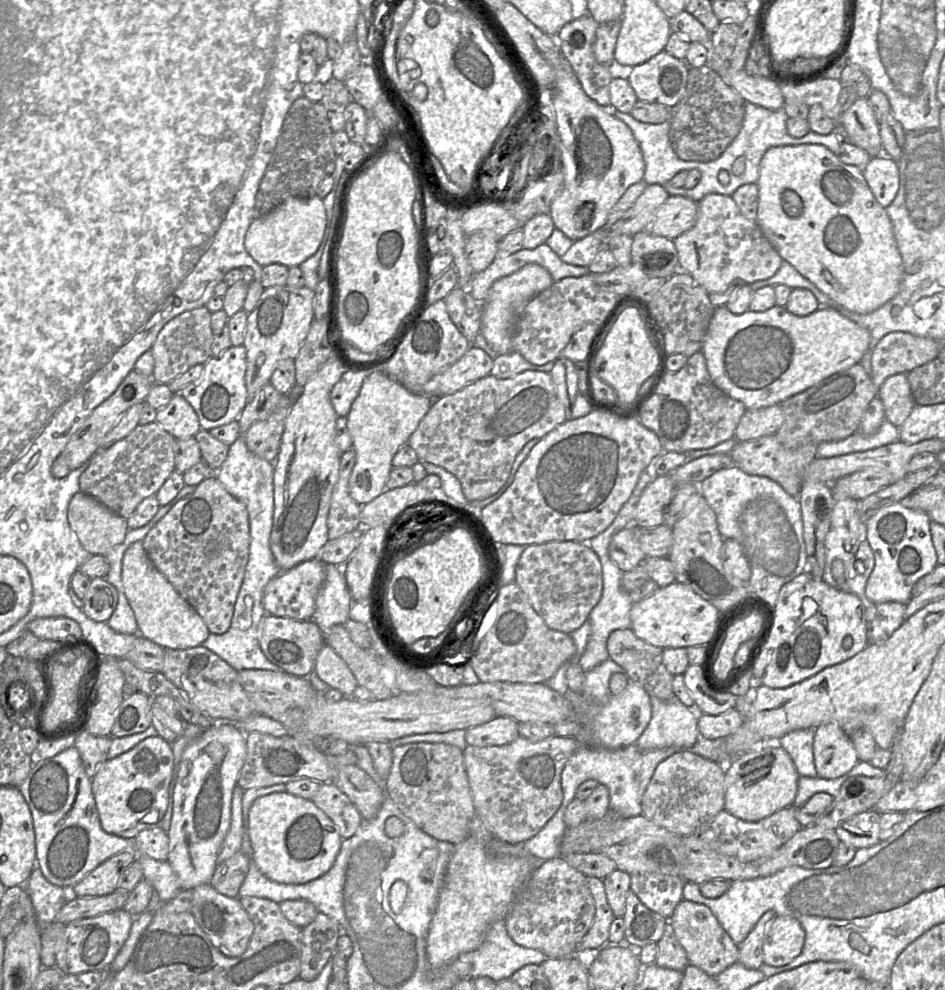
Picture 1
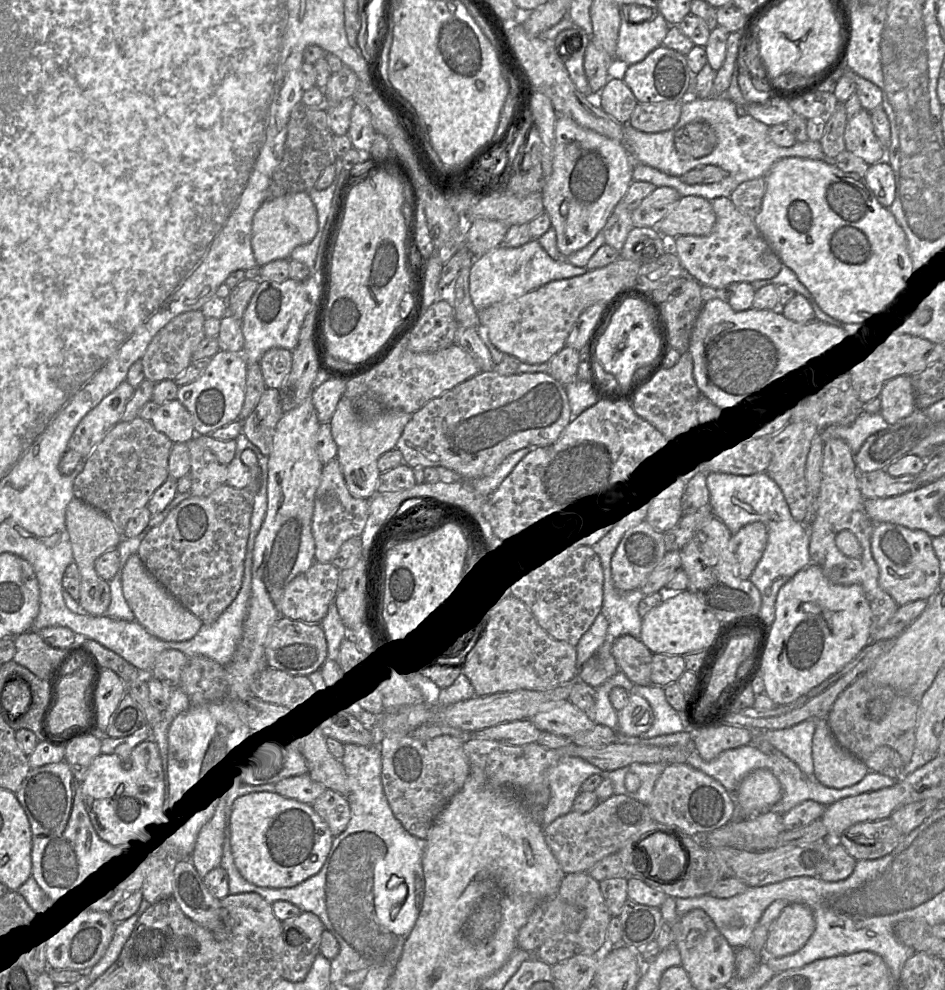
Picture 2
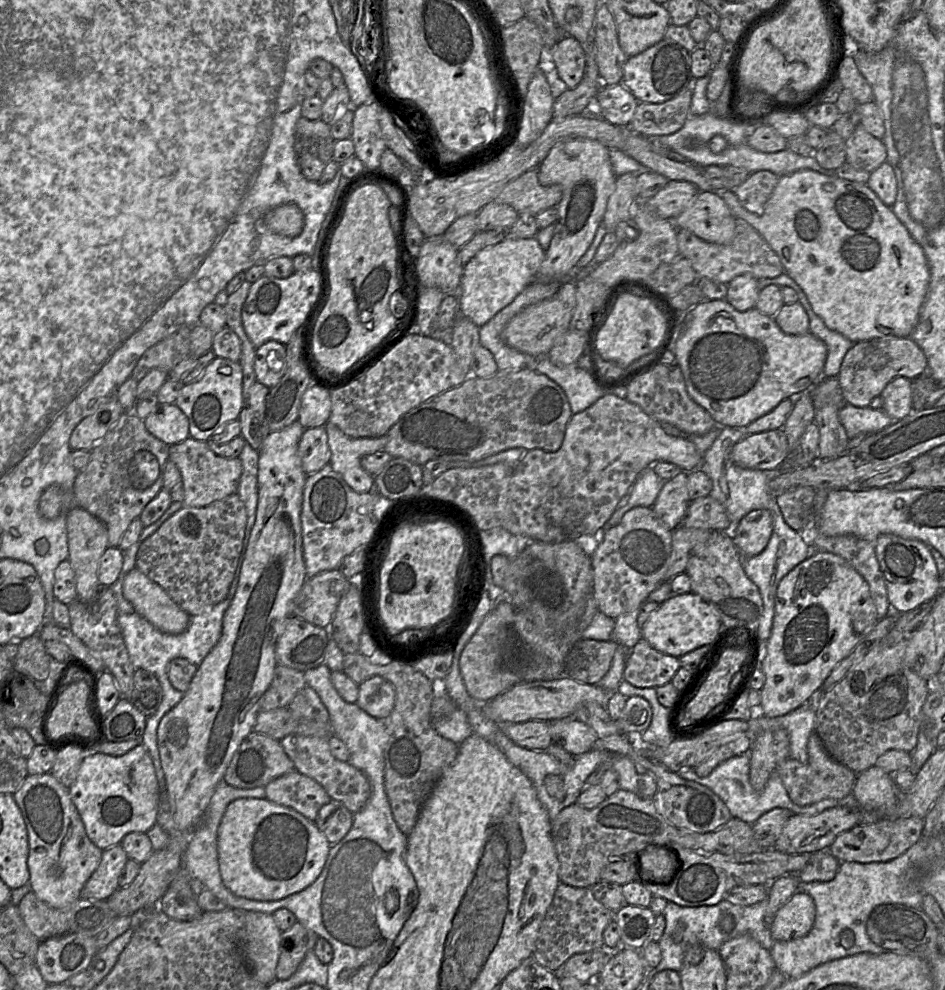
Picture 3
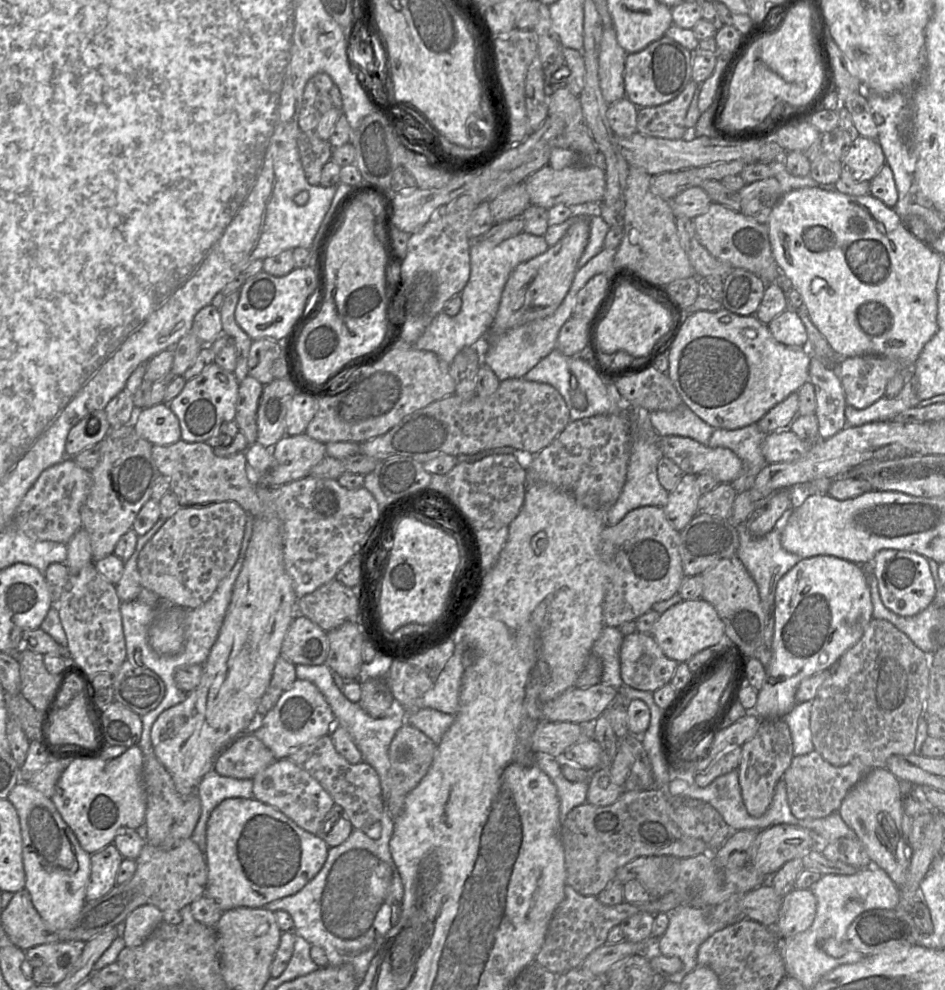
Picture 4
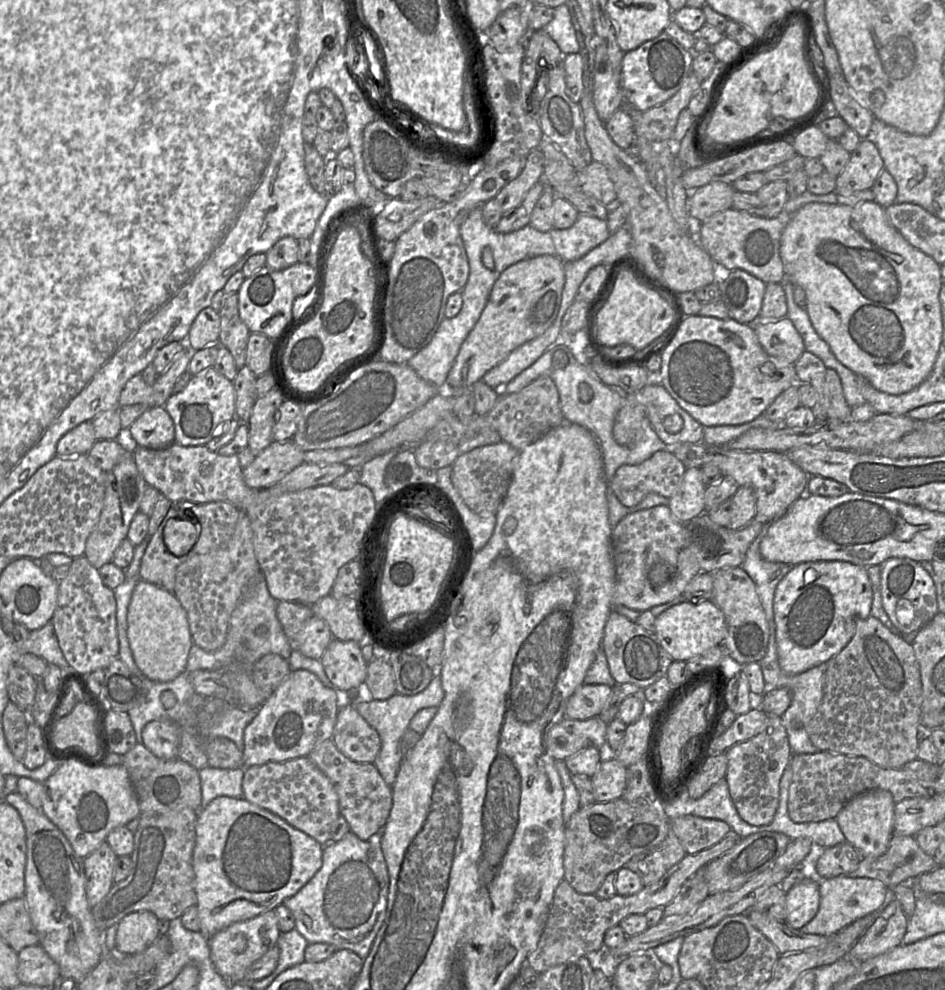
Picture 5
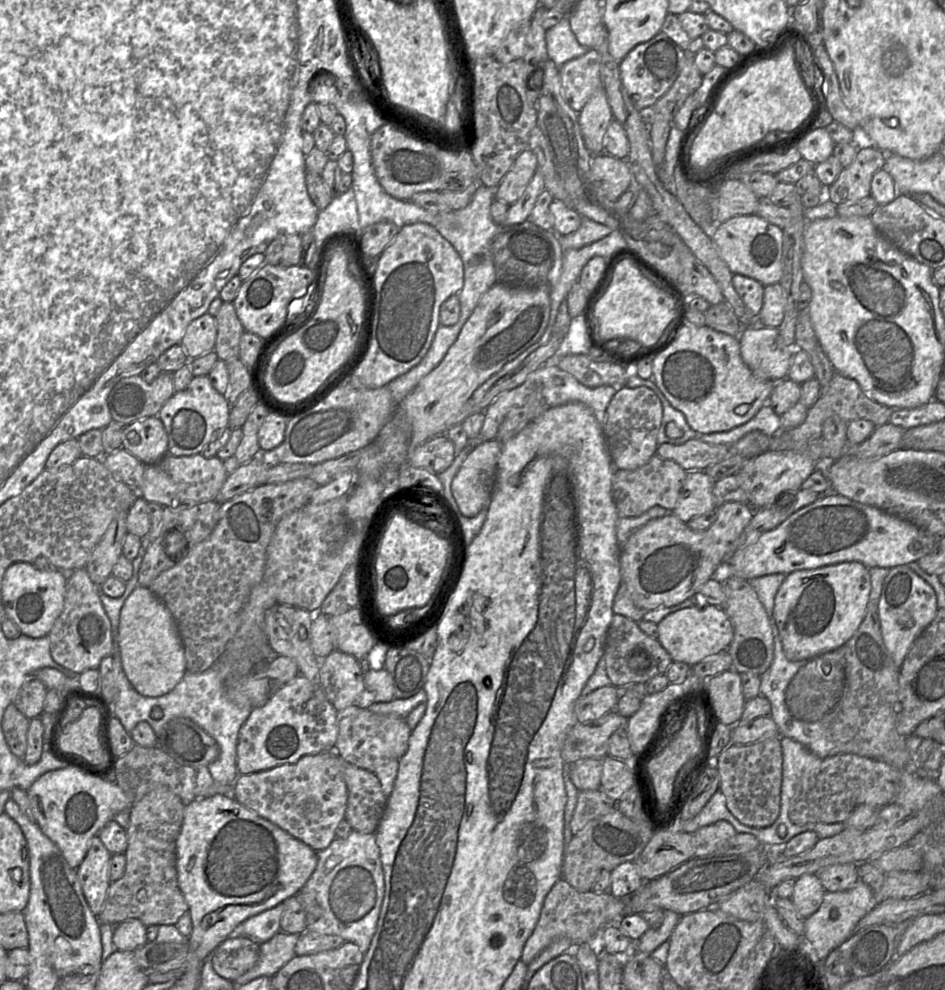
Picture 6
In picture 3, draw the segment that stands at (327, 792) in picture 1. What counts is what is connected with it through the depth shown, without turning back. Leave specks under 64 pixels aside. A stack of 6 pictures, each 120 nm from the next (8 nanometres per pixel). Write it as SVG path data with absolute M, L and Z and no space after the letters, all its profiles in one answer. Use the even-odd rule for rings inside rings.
M331 799L318 812L315 824L330 845L340 842L353 825L352 814L341 802Z

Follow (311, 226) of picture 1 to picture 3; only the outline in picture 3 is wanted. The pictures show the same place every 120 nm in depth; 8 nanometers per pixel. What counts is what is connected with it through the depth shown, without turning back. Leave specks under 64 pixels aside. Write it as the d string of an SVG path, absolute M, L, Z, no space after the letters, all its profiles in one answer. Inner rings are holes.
M283 204L265 215L264 224L276 234L296 237L303 230L304 215L296 204Z

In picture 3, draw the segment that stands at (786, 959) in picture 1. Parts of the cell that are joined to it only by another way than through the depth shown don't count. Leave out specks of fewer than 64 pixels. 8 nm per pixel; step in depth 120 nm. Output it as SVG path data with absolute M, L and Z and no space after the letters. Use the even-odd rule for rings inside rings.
M796 891L777 911L770 932L774 941L790 941L806 936L815 922L816 908L810 895Z

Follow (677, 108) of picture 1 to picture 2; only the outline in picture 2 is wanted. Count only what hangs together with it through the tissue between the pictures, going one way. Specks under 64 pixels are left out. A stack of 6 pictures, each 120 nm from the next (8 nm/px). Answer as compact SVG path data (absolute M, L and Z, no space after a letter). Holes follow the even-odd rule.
M693 121L675 133L675 147L683 157L707 156L713 152L717 142L715 129L706 121Z

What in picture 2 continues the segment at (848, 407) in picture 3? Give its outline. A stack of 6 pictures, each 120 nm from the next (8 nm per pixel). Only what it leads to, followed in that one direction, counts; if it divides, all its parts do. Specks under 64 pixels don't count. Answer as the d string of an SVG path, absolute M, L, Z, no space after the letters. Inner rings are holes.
M862 411L850 425L833 425L821 430L820 435L824 442L838 438L843 440L854 455L860 450L866 439L874 433L889 426L880 413L870 414Z

